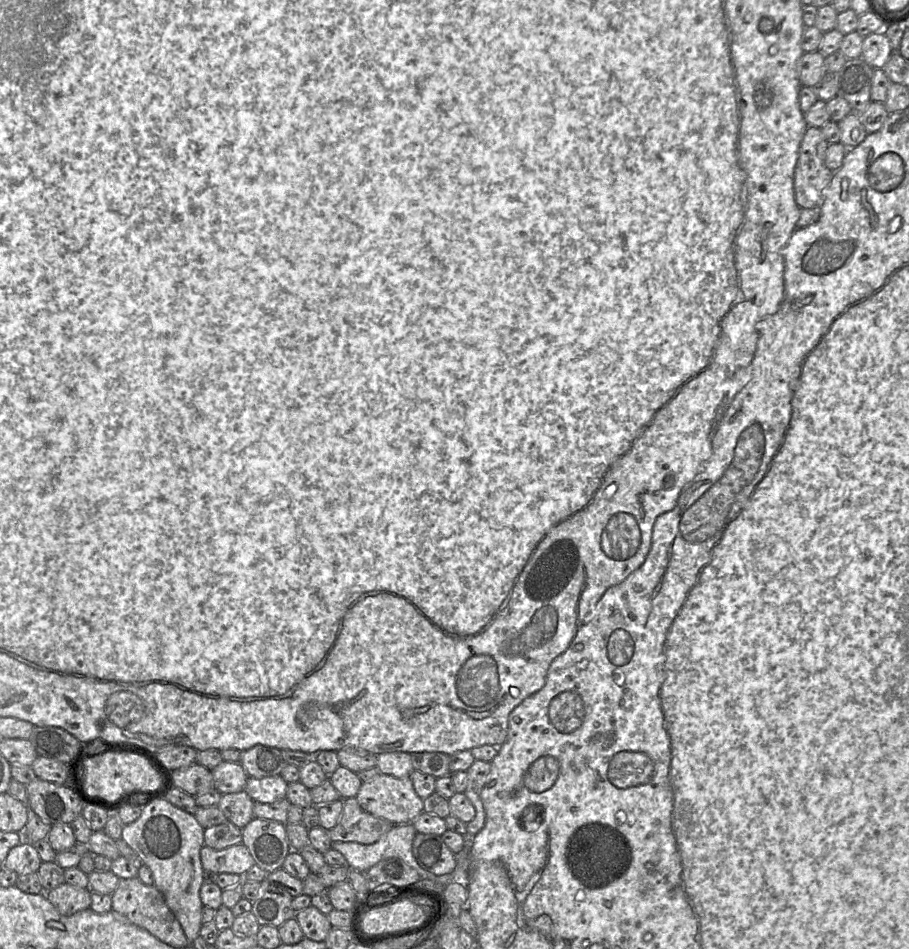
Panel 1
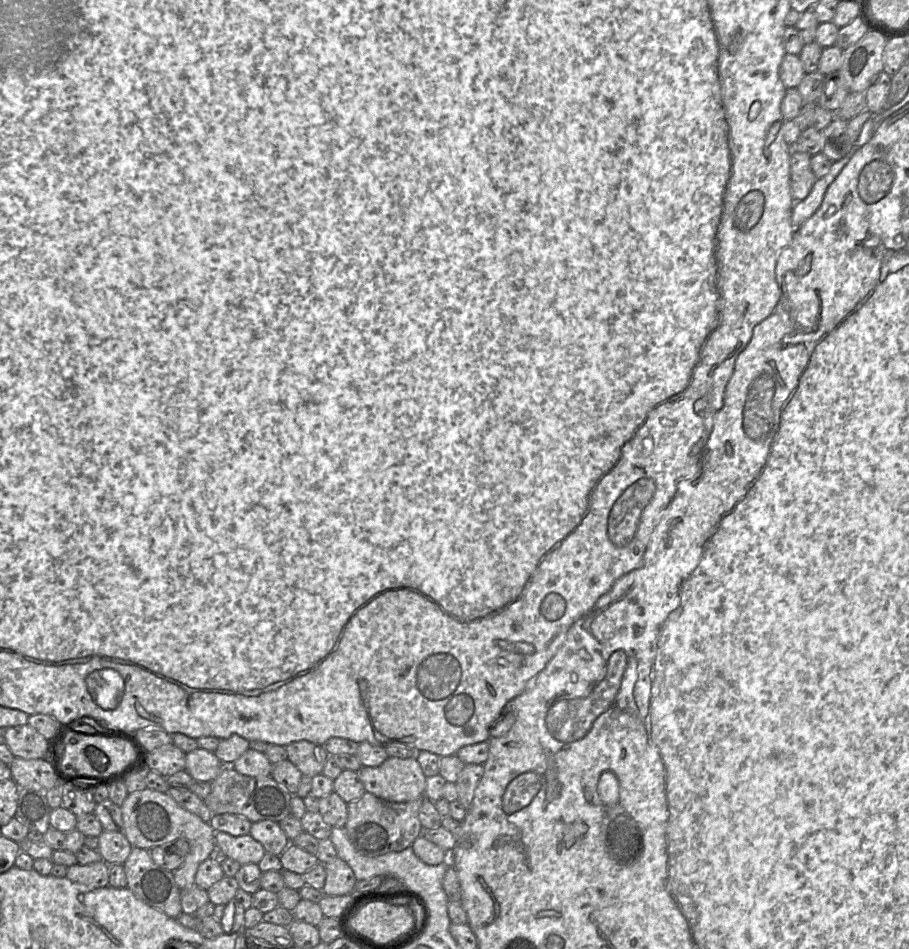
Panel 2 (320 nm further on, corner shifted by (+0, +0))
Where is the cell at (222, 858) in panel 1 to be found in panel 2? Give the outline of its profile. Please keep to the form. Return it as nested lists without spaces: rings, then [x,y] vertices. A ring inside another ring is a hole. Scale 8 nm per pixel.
[[[215,832],[215,845],[218,845],[227,858],[241,865],[258,864],[266,851],[262,844],[250,835],[233,836],[225,832]]]

